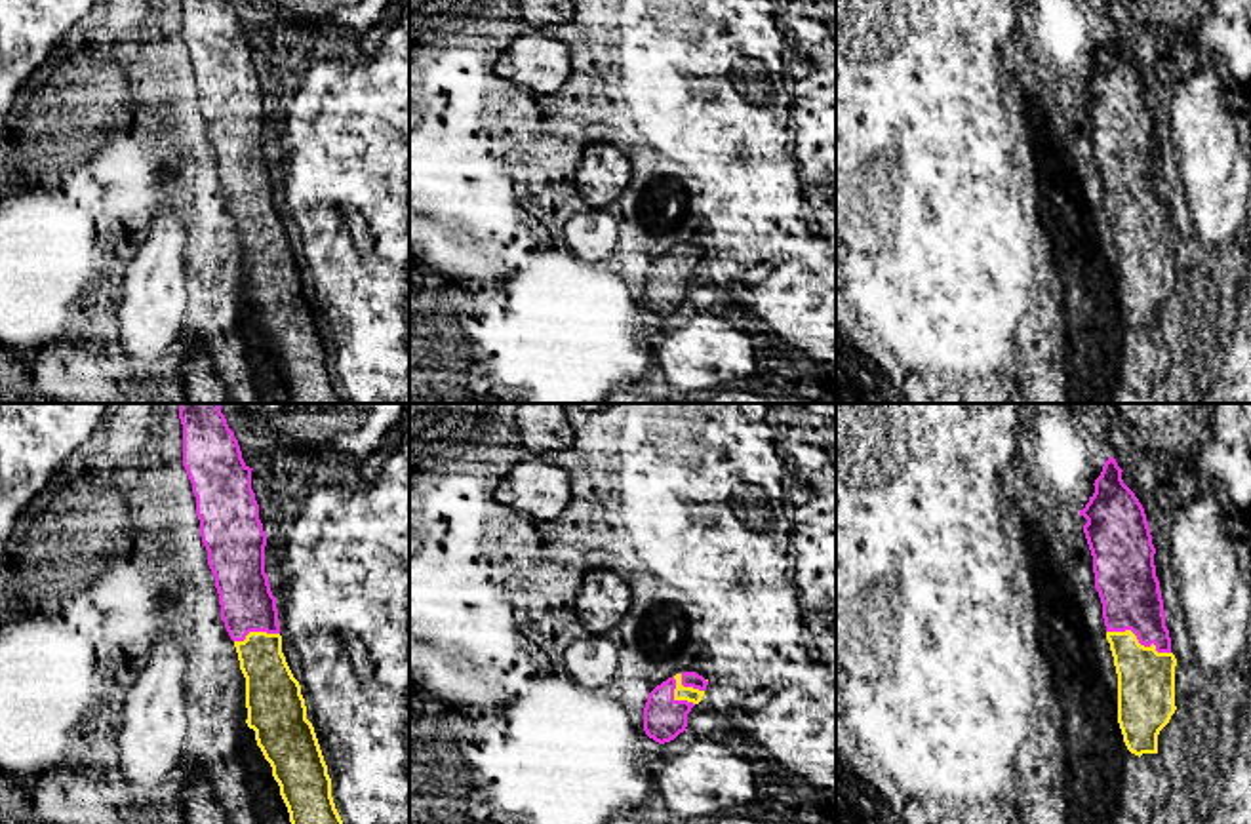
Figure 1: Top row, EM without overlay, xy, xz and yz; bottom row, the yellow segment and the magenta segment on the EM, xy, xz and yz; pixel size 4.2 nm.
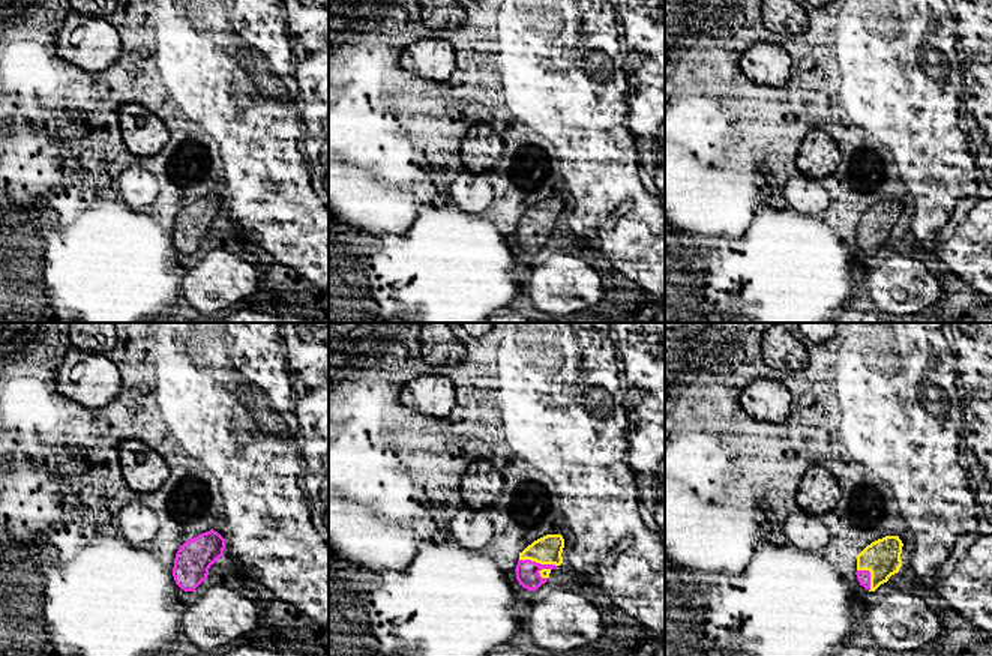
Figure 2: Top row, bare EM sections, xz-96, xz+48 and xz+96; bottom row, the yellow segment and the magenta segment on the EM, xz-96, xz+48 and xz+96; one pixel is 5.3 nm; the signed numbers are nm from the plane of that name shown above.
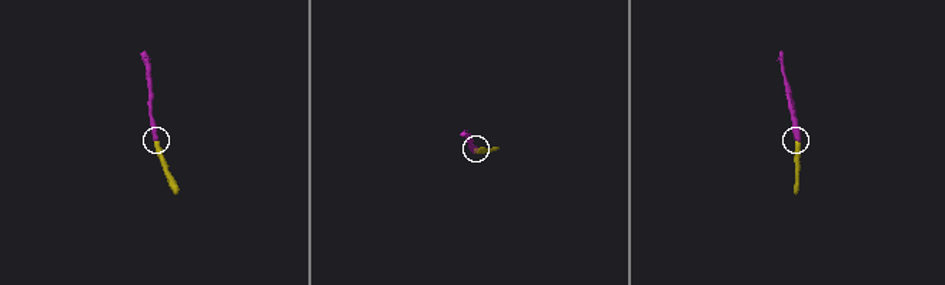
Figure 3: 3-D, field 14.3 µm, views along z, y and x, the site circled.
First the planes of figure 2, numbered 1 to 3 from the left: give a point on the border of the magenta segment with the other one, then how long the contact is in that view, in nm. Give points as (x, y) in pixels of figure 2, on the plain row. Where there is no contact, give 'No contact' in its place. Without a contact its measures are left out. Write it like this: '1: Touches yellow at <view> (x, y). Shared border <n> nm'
1: No contact
2: Touches yellow at xz+48 (538, 225). Shared border 200 nm
3: Touches yellow at xz+96 (871, 239). Shared border 140 nm

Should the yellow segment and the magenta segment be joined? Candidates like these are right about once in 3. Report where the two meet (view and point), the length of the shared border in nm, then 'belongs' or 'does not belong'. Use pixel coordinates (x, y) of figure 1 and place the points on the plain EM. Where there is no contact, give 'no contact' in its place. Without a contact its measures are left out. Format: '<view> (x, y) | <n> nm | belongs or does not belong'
yz (1137, 215) | 280 nm | belongs

